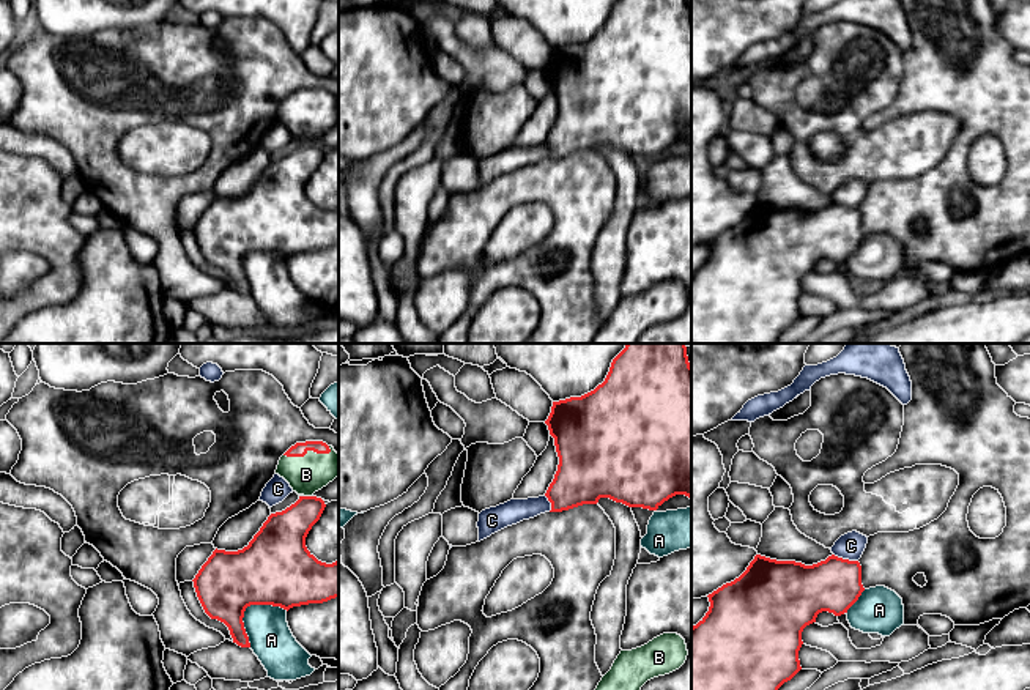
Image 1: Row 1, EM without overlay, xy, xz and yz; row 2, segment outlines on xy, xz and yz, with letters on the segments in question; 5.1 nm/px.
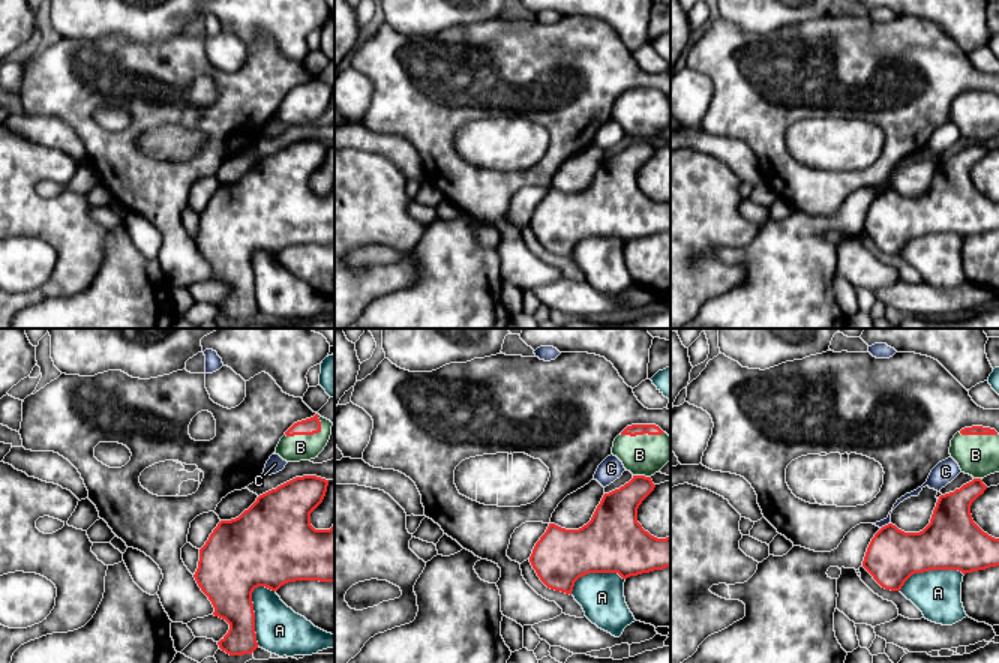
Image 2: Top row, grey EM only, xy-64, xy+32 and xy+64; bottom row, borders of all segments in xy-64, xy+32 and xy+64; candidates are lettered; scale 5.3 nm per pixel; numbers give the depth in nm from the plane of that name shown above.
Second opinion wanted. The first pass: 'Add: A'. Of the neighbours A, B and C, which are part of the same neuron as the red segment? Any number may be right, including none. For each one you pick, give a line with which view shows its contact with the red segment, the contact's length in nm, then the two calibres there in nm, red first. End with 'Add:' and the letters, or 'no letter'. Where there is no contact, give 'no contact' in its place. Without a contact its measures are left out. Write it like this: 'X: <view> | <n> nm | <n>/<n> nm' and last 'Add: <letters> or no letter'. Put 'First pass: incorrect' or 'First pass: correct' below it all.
B: xy | 260 nm | 80/190 nm
Add: B
First pass: incorrect

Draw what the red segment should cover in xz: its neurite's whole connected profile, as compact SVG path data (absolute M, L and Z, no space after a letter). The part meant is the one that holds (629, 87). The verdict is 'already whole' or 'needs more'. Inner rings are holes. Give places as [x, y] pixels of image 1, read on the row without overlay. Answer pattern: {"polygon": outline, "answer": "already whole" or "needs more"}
{"polygon": "M619 0L602 32L581 44L553 49L545 71L559 104L545 140L550 159L597 151L600 145L649 158L676 142L691 147L691 13L687 0Z", "answer": "already whole"}

